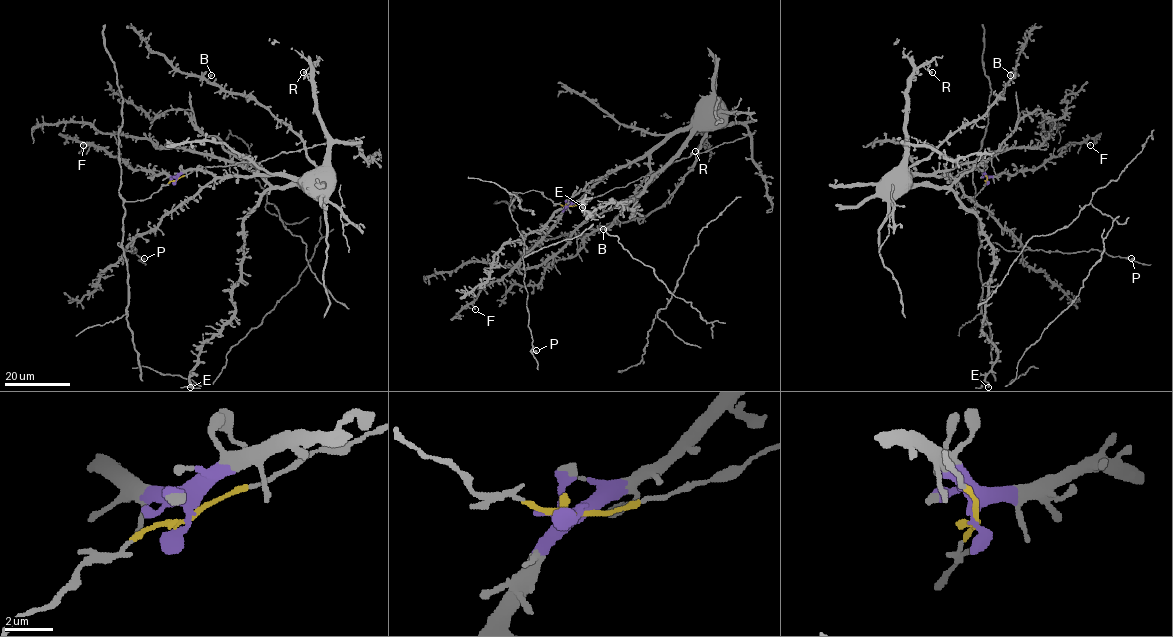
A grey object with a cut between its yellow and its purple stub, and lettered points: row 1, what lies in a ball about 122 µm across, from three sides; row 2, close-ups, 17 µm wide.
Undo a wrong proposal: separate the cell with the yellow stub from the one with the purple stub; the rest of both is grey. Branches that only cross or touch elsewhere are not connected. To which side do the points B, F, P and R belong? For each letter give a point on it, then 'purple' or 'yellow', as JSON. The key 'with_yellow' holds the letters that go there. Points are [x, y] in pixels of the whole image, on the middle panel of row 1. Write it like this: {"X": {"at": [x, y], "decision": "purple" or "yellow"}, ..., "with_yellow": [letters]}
{"B": {"at": [603, 229], "decision": "purple"}, "F": {"at": [475, 309], "decision": "purple"}, "P": {"at": [536, 350], "decision": "yellow"}, "R": {"at": [695, 151], "decision": "purple"}, "with_yellow": ["P"]}

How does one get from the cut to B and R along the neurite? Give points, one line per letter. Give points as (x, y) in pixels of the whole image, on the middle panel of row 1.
B: (568, 206), (673, 135), (708, 128), (697, 160), (659, 208), (604, 228)
R: (568, 206), (609, 174), (644, 158), (673, 135), (691, 128), (719, 125), (705, 128), (704, 138), (695, 151)

